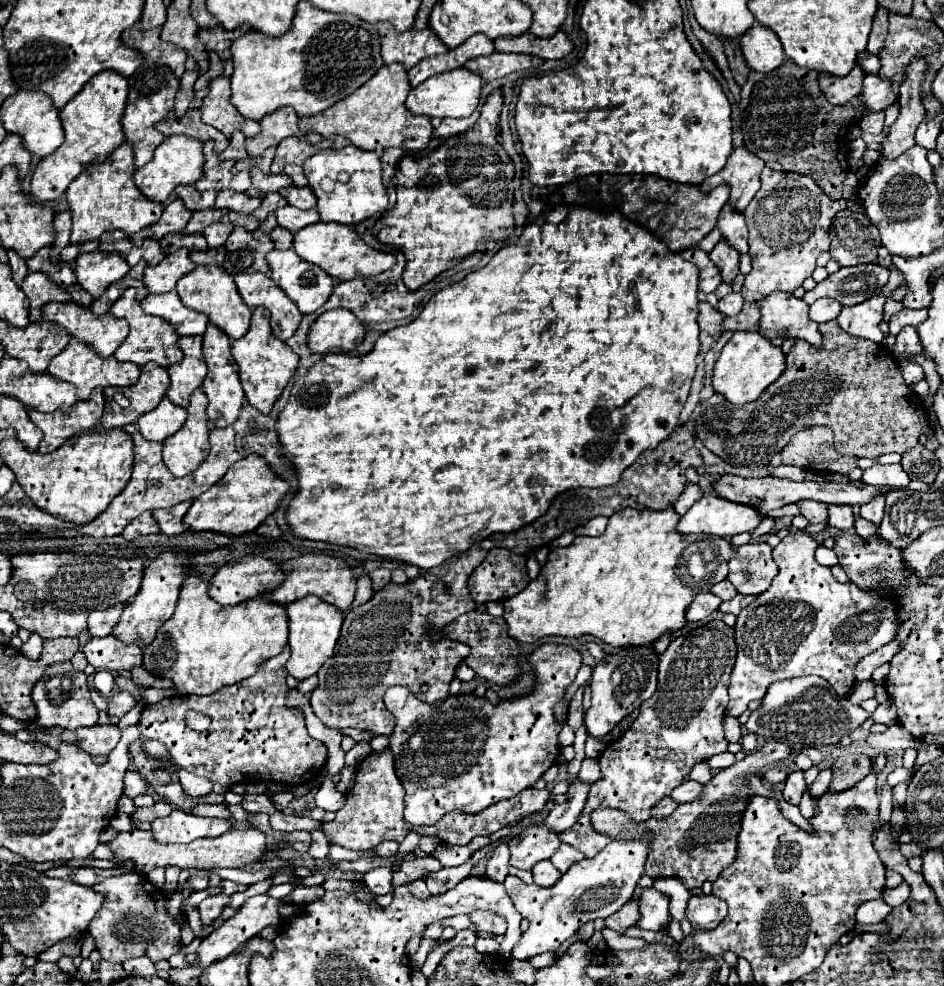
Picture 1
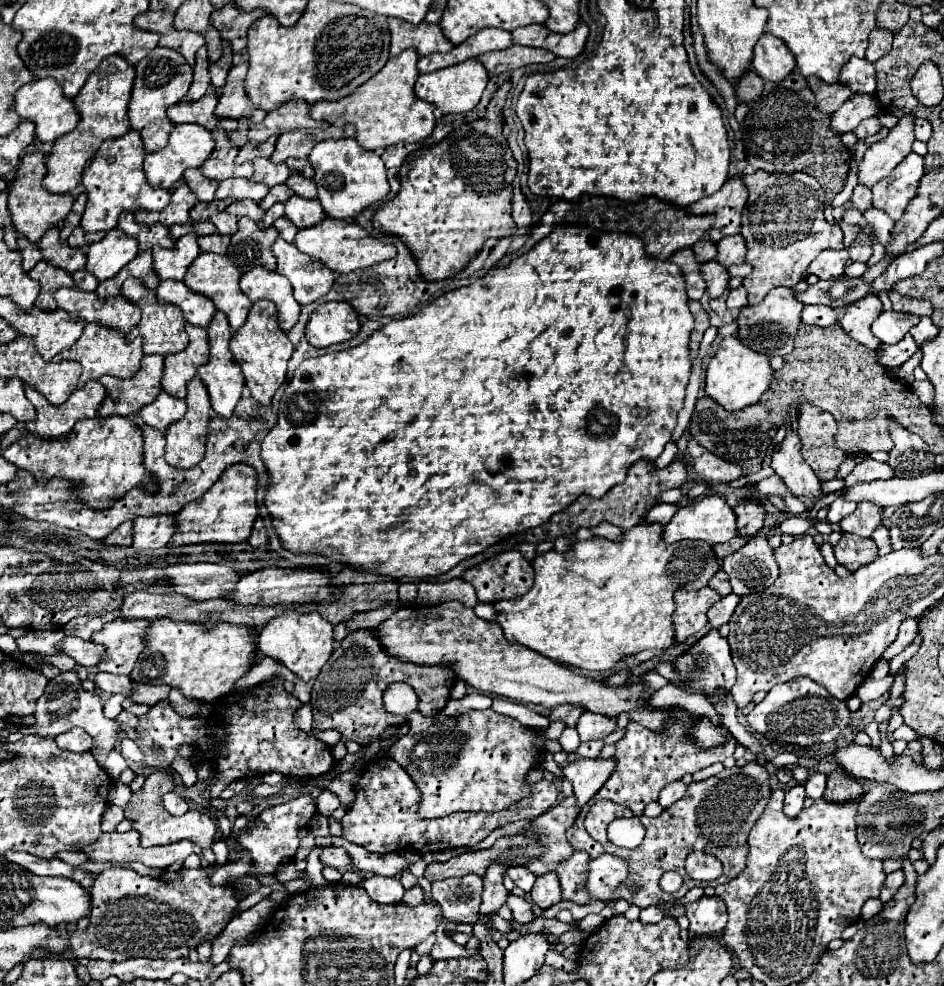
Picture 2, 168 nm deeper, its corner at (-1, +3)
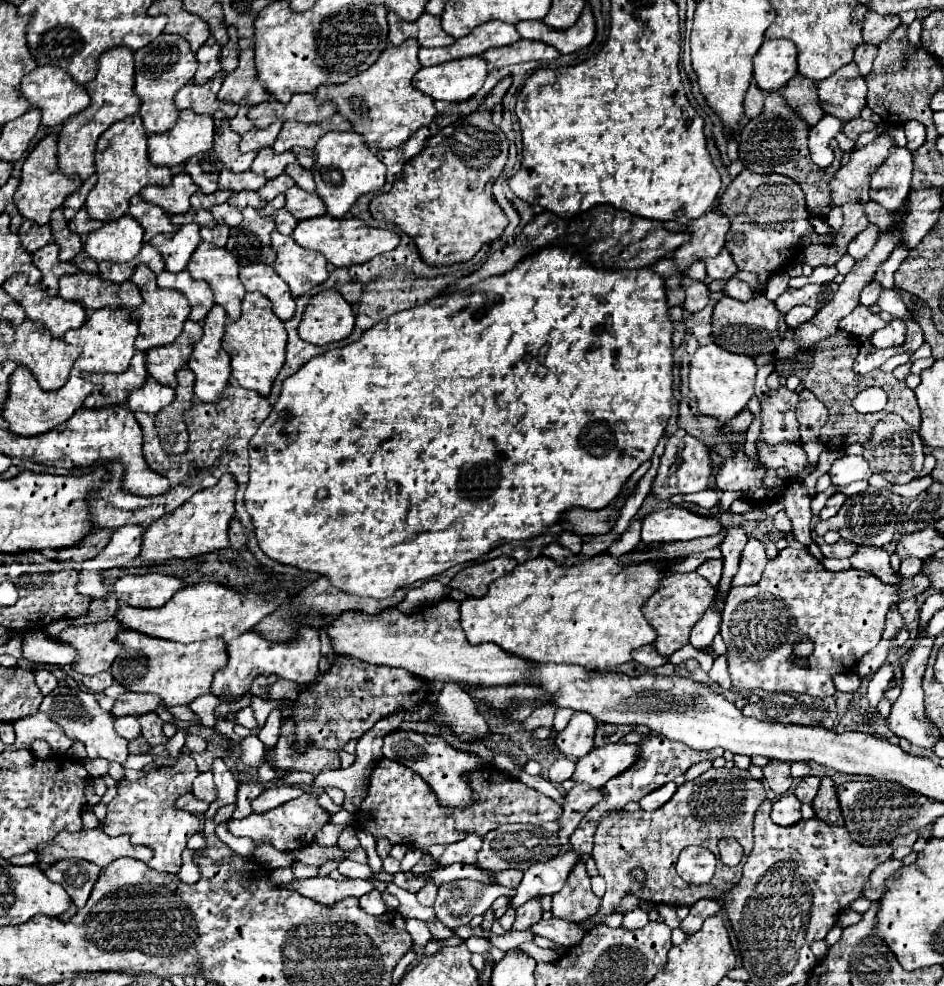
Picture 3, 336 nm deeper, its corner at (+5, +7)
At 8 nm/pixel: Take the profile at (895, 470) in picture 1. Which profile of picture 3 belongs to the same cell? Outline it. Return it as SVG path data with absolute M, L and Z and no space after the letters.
M843 455L831 465L829 475L833 485L849 485L859 479L869 479L871 469L861 455Z

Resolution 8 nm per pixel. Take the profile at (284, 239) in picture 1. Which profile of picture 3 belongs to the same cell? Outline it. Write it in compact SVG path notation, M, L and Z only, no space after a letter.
M281 209L277 211L275 215L275 225L277 225L277 231L283 233L283 235L293 235L293 229L297 225L297 219L287 211L287 209Z

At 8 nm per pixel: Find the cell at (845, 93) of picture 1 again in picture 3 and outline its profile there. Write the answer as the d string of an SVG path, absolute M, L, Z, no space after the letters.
M793 77L793 81L789 81L789 85L783 89L783 97L787 105L799 117L803 117L809 127L813 127L823 117L821 107L817 105L817 87L807 77Z

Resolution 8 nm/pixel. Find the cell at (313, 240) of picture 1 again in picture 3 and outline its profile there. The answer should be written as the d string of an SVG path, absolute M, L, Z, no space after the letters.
M329 215L299 221L295 231L293 231L293 239L301 247L315 249L315 251L323 253L325 259L335 267L349 267L349 265L367 263L375 255L381 255L385 251L393 251L399 245L399 233L395 233L395 231L369 227L361 219L335 219Z

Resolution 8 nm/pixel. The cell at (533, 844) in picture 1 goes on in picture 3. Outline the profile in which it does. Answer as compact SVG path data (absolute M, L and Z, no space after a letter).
M575 785L571 791L565 795L565 805L563 805L563 815L559 819L561 831L559 831L559 841L563 843L561 851L569 849L569 837L577 829L579 821L583 815L595 807L603 797L603 791L591 785Z

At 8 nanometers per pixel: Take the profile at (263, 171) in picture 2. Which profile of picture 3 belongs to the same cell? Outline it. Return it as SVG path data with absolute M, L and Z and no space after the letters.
M265 147L257 153L257 159L251 165L253 173L261 173L267 179L275 179L277 175L281 175L285 171L285 167L289 163L295 161L295 153L293 151L285 151L285 153L275 153L273 147Z

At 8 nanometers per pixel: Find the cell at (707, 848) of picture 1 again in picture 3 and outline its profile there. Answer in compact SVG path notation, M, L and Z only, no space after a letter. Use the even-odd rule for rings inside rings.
M701 777L683 783L677 793L667 801L663 807L657 811L617 811L617 813L607 813L595 833L595 849L591 851L591 857L597 863L599 875L607 881L607 891L603 895L603 905L601 913L597 917L591 917L589 921L581 923L583 927L593 927L599 921L603 921L607 915L613 913L613 909L619 905L621 897L625 893L637 895L637 885L633 885L631 879L631 869L641 867L647 875L647 885L645 885L645 895L641 897L643 901L655 903L655 905L693 905L699 899L717 899L721 893L729 891L735 887L741 879L741 869L745 863L745 857L749 855L753 847L753 817L761 801L765 799L765 789L761 781L753 779L733 779L733 781L701 781ZM723 837L733 837L745 847L743 861L737 867L725 867L719 861L719 851L717 843ZM689 845L699 845L709 849L717 857L717 869L713 879L707 885L693 885L683 881L677 871L675 863L679 853L689 847Z

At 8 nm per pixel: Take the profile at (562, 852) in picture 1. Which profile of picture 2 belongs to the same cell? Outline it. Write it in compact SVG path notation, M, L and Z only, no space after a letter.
M575 849L573 855L565 861L561 861L559 867L555 869L559 875L561 889L563 889L563 899L575 901L579 905L587 903L587 893L583 893L583 889L579 889L579 885L583 885L585 873L587 873L587 861L589 861L589 855Z

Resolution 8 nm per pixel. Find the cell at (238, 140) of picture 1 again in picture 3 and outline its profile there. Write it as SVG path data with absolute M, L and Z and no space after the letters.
M241 101L239 103L241 105L241 109L237 111L237 115L231 119L231 125L233 125L233 131L237 131L239 135L243 135L243 133L247 133L249 129L253 129L253 121L247 117L247 111L249 111L249 101Z

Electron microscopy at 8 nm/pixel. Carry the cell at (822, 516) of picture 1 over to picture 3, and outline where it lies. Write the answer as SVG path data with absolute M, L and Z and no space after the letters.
M781 385L775 391L767 391L765 399L761 401L761 419L763 419L763 427L761 427L761 437L765 443L781 443L781 441L799 441L799 423L795 419L795 409L797 405L797 391L787 389L785 385Z

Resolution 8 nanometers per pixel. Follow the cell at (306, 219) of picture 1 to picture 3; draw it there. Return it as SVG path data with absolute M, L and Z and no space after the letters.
M297 185L291 187L287 193L287 205L285 209L297 219L297 221L303 221L303 219L311 219L311 217L319 217L319 215L325 215L327 209L325 209L325 203L321 201L321 197L317 193L307 193L303 189L299 189Z

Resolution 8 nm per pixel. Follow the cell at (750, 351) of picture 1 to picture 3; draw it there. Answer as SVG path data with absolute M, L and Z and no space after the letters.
M705 345L695 351L689 365L689 389L697 399L697 409L701 415L709 415L719 419L721 423L731 421L741 409L745 409L747 401L755 389L757 365L751 357L733 355L719 345Z

